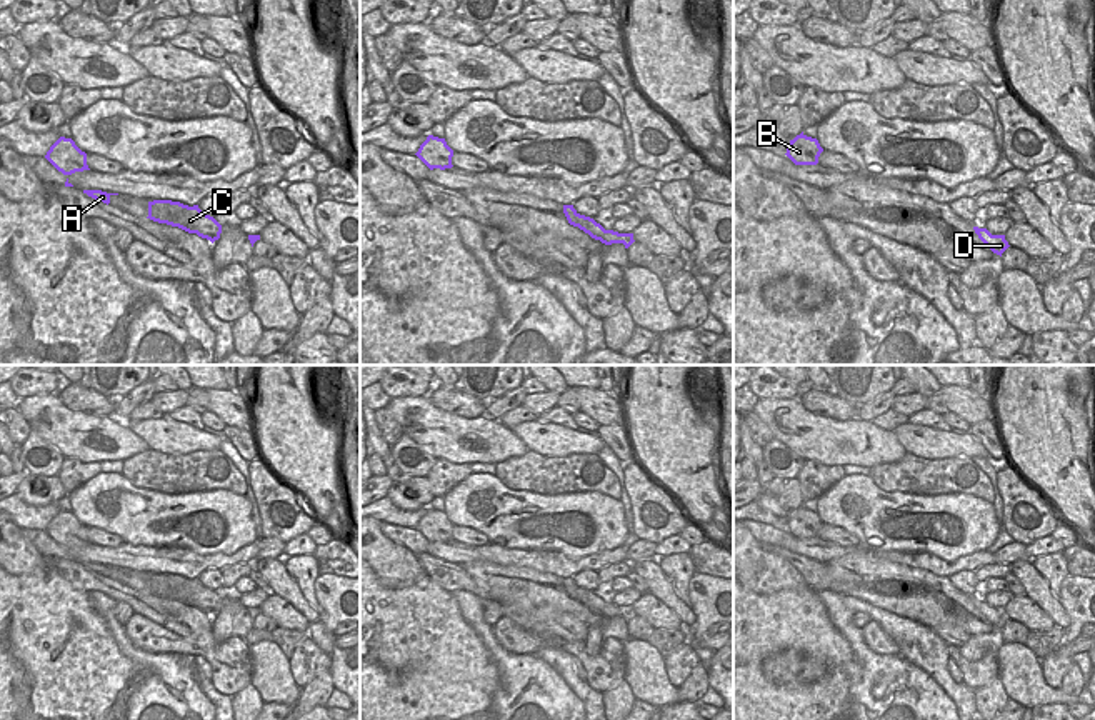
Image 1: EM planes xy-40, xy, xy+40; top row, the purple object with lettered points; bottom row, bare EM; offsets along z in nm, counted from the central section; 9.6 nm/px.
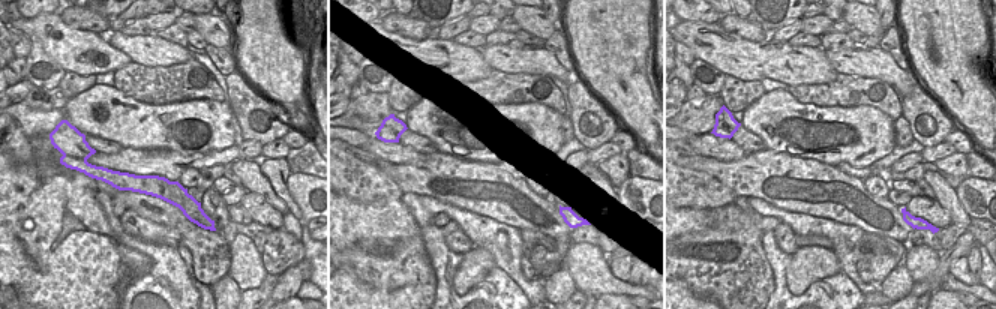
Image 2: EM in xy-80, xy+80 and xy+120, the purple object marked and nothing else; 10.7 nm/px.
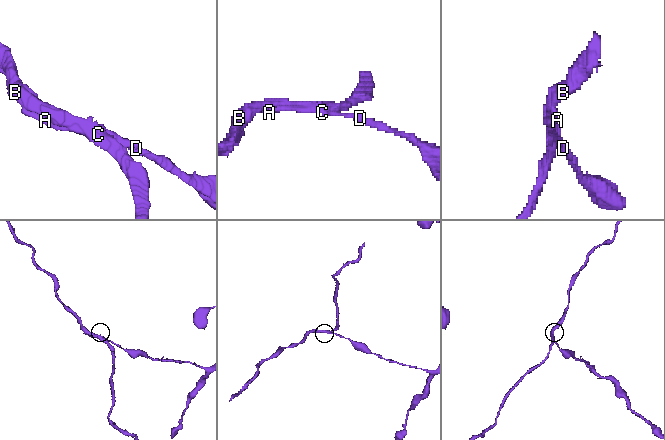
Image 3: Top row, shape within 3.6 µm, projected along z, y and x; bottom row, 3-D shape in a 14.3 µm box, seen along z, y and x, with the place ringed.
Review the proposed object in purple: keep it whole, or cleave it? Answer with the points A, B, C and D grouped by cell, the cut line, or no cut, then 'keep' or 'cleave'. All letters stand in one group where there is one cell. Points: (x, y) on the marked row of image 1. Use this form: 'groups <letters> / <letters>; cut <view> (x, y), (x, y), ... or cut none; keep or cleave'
groups A B C / D; cut xy (607, 230), (599, 239); cleave

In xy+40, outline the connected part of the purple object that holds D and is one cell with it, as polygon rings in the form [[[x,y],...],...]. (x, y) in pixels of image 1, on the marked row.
[[[973,227],[978,238],[990,248],[993,253],[1000,255],[1010,247],[1005,240],[1005,235],[992,235],[987,228]]]

